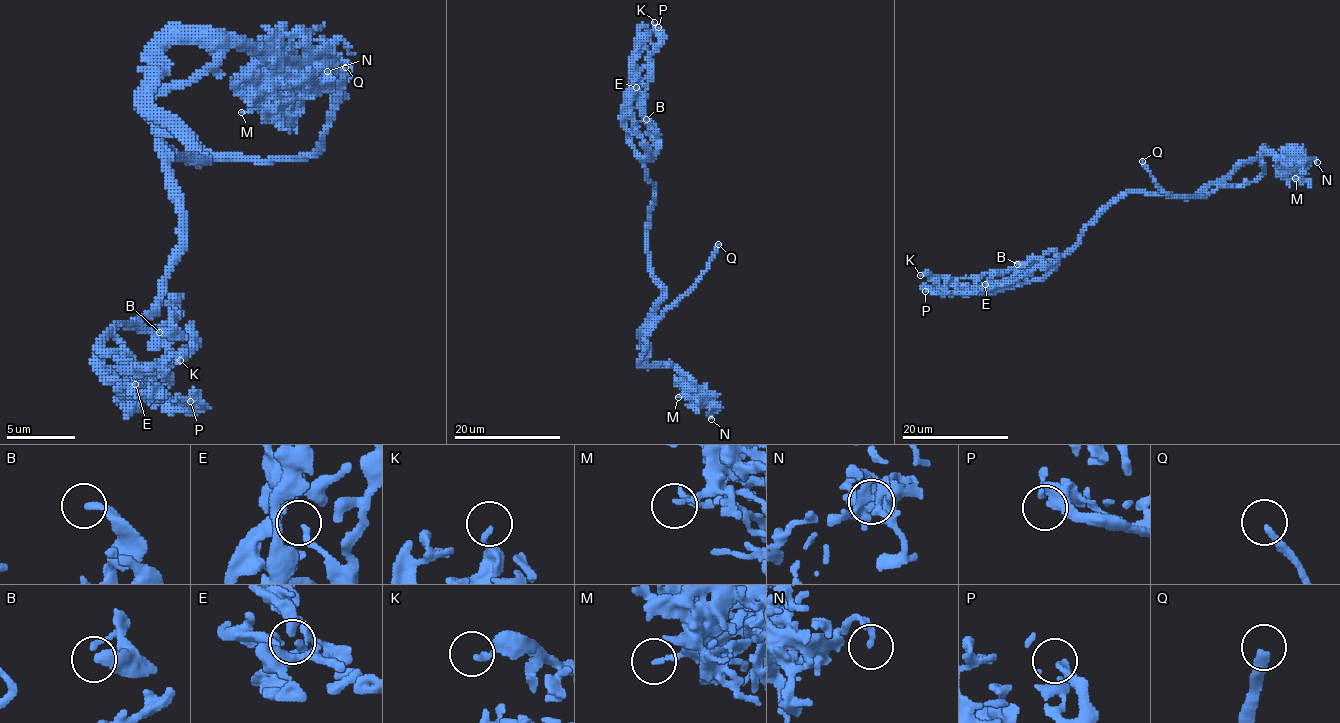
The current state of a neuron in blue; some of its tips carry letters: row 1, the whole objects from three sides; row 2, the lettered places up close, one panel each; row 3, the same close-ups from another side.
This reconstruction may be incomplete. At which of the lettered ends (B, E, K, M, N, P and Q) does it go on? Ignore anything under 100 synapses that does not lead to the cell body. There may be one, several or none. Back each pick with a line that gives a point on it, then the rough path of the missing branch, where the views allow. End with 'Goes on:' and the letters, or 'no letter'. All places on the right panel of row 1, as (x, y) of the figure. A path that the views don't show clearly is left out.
Q: Place: (1142, 161). Course of what is missing: (1142, 161), (1116, 122), (1119, 95), (1109, 73), (1105, 33), (1088, 22), (1089, 19)
Goes on: Q

